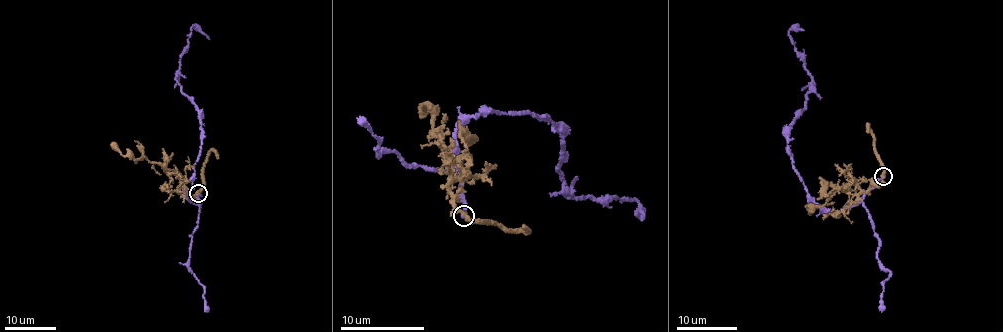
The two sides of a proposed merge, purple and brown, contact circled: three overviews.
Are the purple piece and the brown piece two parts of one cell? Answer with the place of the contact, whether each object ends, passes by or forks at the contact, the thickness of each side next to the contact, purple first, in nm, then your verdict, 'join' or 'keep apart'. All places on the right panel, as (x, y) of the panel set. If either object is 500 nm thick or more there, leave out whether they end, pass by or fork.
(883, 176) | purple ends | brown passes by | 300/280 nm | keep apart

